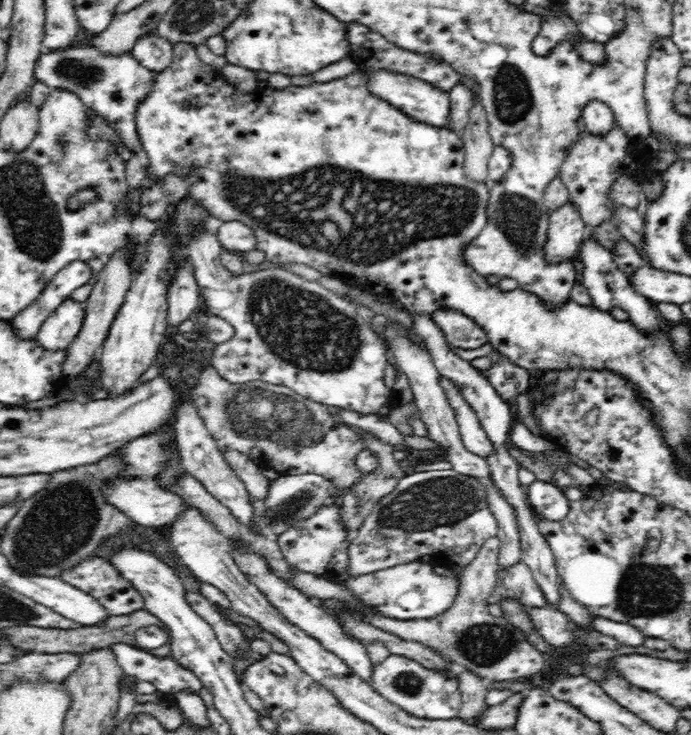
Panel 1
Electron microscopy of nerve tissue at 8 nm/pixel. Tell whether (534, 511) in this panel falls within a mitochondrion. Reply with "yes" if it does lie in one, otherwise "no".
no

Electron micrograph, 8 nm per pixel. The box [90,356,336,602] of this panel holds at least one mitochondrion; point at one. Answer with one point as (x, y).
(281, 419)

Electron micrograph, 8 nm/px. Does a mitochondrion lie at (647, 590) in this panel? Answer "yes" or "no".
yes

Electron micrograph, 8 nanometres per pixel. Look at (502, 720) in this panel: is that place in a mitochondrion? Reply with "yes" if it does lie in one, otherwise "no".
no

